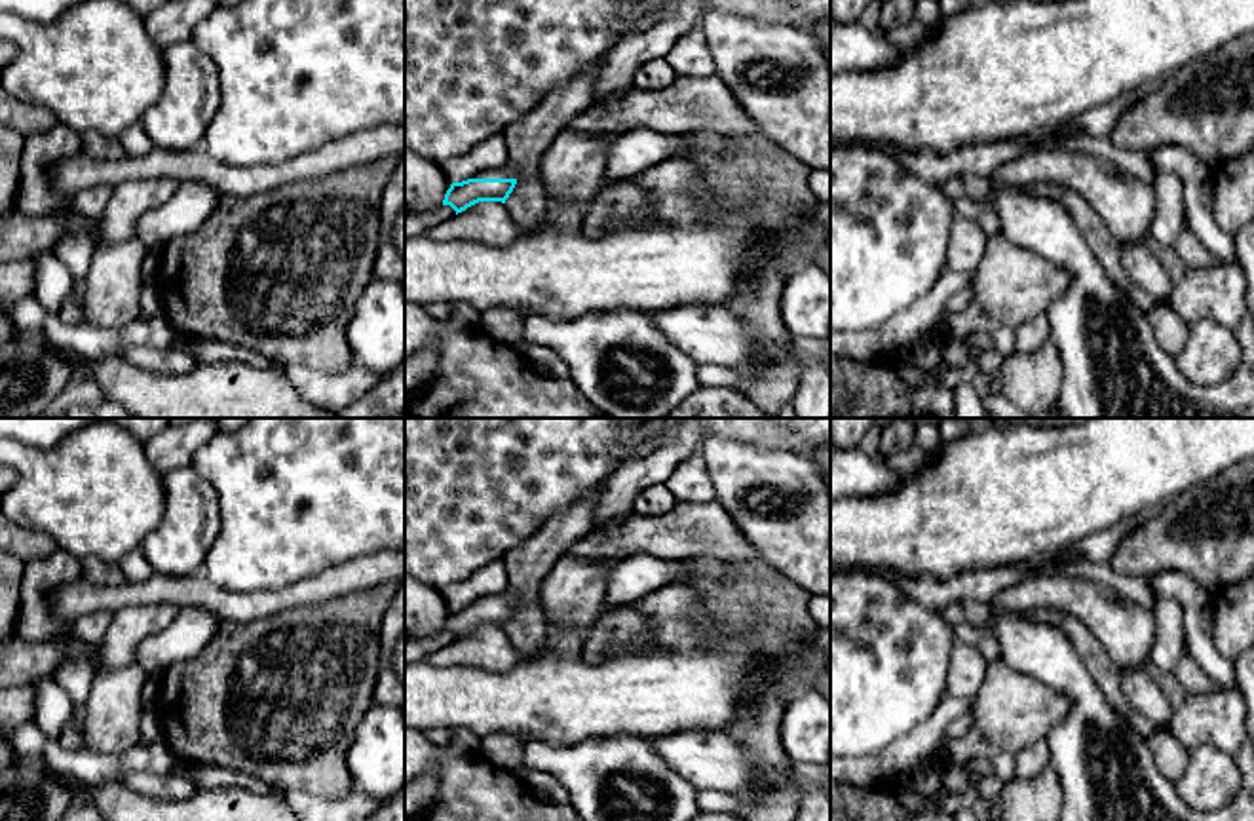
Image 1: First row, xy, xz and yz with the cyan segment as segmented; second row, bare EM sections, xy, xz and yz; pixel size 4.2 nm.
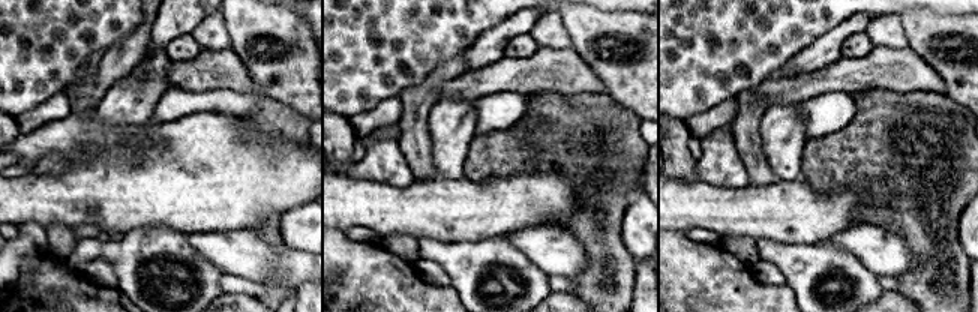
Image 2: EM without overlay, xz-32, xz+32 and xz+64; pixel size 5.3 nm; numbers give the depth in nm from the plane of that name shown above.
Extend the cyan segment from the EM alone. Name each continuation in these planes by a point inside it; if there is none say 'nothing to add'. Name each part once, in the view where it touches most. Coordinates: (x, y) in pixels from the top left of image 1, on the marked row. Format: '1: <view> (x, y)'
1: xz (506, 171)

